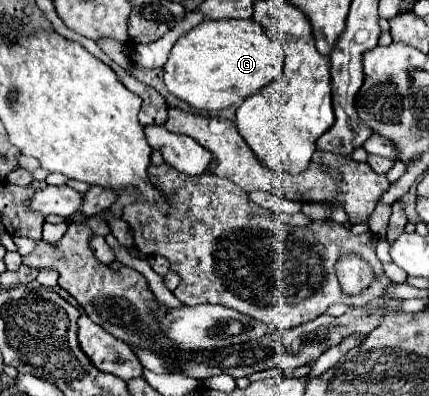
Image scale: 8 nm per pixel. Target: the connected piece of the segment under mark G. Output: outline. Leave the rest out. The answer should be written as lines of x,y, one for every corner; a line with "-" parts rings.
203,20
183,34
165,64
165,86
195,110
225,110
279,78
283,54
253,20

